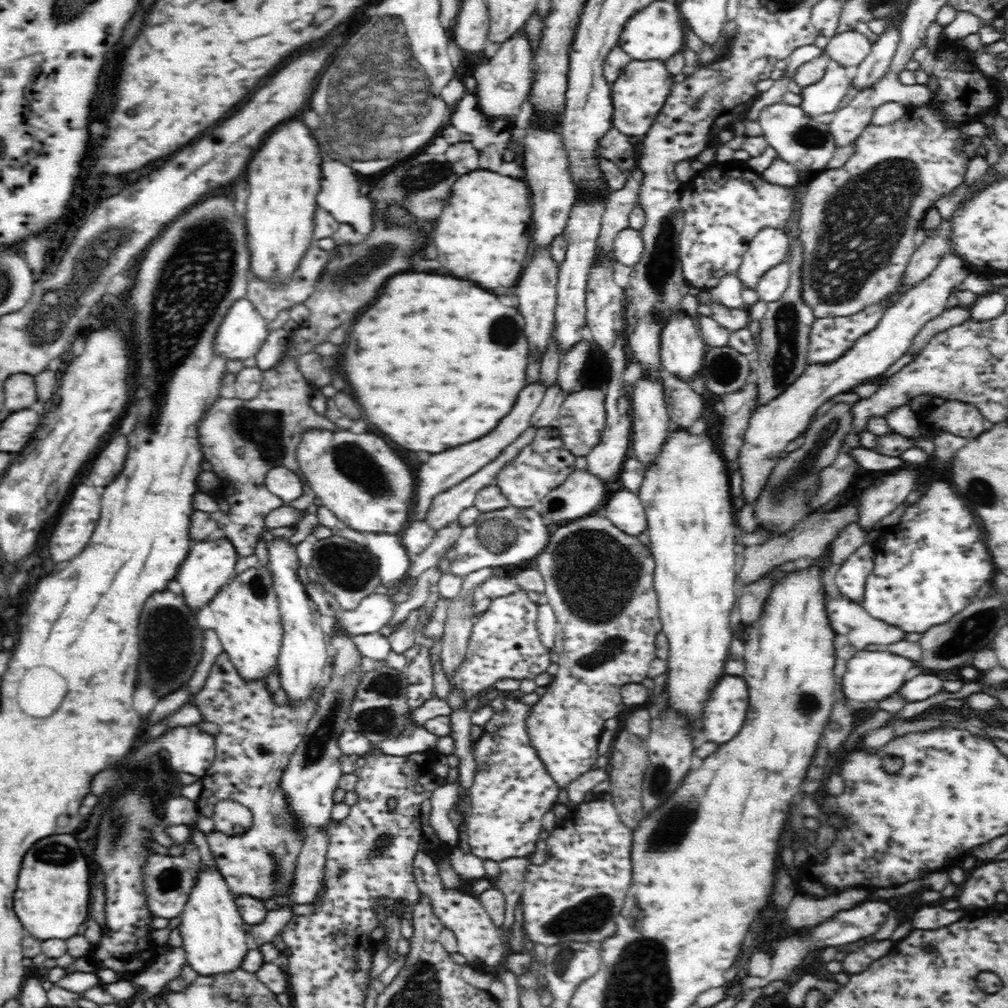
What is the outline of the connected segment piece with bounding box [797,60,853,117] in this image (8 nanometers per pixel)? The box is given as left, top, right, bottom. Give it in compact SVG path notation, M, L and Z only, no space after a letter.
M828 62L824 77L811 86L802 88L800 104L797 108L804 115L817 117L826 112L836 112L844 98L848 96L851 87L852 74L844 69L838 62Z

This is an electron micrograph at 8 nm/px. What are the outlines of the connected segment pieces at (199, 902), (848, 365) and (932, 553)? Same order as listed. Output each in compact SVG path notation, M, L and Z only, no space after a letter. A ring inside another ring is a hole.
M206 870L197 876L190 898L180 915L180 934L190 966L200 976L214 976L242 969L249 951L245 923L236 907L233 894L219 870Z
M942 254L938 261L937 267L927 276L922 282L919 282L915 287L907 290L897 303L888 307L880 318L874 330L870 333L860 336L856 342L840 358L836 358L834 362L826 362L826 364L810 363L806 370L796 378L796 380L786 388L782 394L770 400L768 404L760 405L751 415L748 429L746 430L743 446L740 448L739 456L737 457L738 470L742 475L742 498L744 505L752 505L757 501L757 498L762 494L762 490L766 488L766 484L772 474L772 469L780 460L780 454L786 451L787 445L801 436L814 420L816 411L830 398L840 394L840 392L851 391L858 384L866 382L868 379L874 379L879 374L884 374L898 358L909 352L915 336L923 330L923 326L936 318L941 312L946 309L948 298L954 290L954 286L958 286L969 274L969 268L965 266L964 261L959 260L952 254Z
M938 478L935 482L931 482L926 492L922 494L918 500L905 508L902 518L898 520L898 524L894 524L894 526L884 526L878 536L873 540L874 544L870 544L870 546L873 546L873 552L875 553L874 566L865 582L863 602L861 605L868 611L870 616L887 622L887 624L892 626L897 626L898 629L902 629L905 632L923 633L929 628L932 628L932 626L948 622L952 616L962 612L962 610L966 608L966 605L968 605L968 602L970 602L972 598L976 598L978 588L994 576L994 574L992 574L992 570L994 570L992 558L990 558L990 554L988 554L988 550L986 550L986 546L984 546L984 542L982 542L982 532L978 530L976 518L974 518L972 512L966 508L964 499L959 497L959 494L955 492L953 486L941 478Z

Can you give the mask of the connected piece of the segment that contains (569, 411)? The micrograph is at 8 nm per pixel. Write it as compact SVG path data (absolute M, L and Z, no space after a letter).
M584 388L579 392L569 394L562 403L558 431L564 443L564 449L574 457L587 456L600 444L607 418L604 402L604 392L600 389Z

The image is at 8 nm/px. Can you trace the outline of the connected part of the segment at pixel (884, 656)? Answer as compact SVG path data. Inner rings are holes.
M859 649L847 660L846 671L842 676L841 688L844 689L846 700L858 702L880 700L896 692L906 682L906 674L914 668L914 662L905 656L887 651L872 651Z

